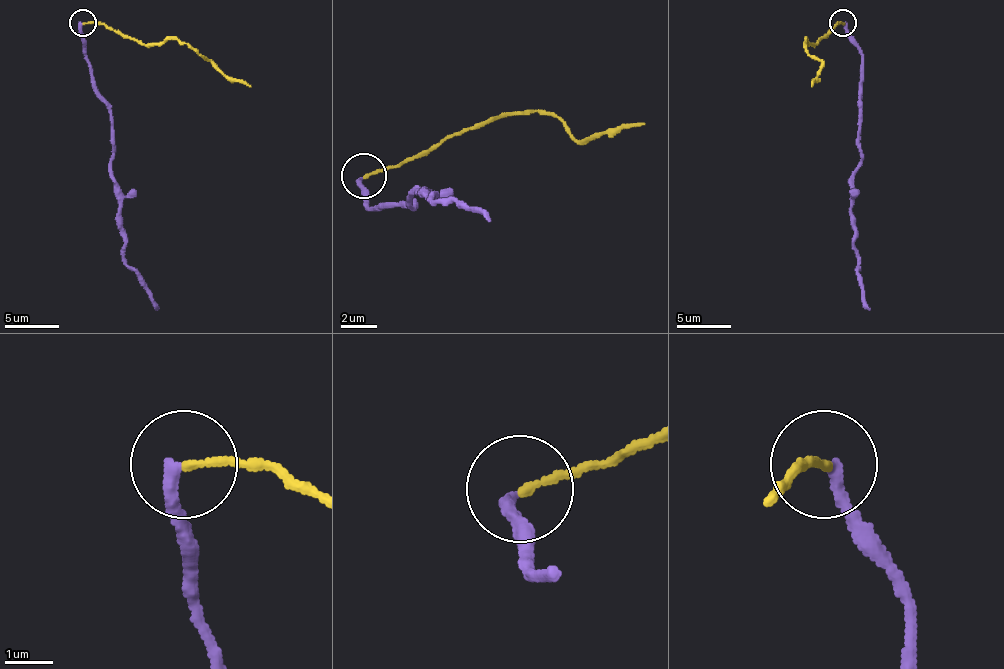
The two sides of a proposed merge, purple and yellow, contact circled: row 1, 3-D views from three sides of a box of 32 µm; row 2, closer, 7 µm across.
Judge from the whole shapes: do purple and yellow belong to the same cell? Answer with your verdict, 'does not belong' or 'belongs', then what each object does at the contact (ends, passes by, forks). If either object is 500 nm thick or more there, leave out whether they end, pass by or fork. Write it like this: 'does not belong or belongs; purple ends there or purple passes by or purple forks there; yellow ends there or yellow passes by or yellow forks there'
does not belong; purple ends there; yellow ends there

